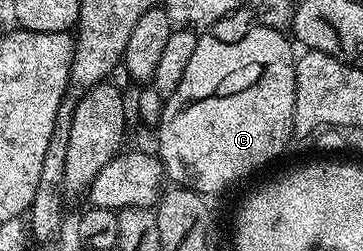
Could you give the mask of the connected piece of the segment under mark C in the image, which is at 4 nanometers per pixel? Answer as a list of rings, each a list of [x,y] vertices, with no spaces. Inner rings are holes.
[[[253,27],[248,29],[239,40],[217,40],[216,37],[210,36],[214,34],[199,35],[198,41],[196,42],[196,50],[192,53],[192,58],[184,70],[184,78],[180,78],[180,86],[176,86],[176,90],[171,96],[165,97],[163,104],[166,105],[163,106],[162,117],[158,120],[158,149],[156,149],[156,155],[162,162],[163,173],[169,179],[171,176],[174,179],[171,181],[177,187],[191,188],[193,192],[199,194],[222,192],[229,184],[234,184],[237,180],[244,179],[249,172],[256,171],[261,164],[266,164],[269,160],[276,159],[285,150],[286,143],[292,140],[294,107],[296,106],[296,74],[294,73],[294,65],[296,63],[295,45],[288,39],[285,31],[277,28]]]

